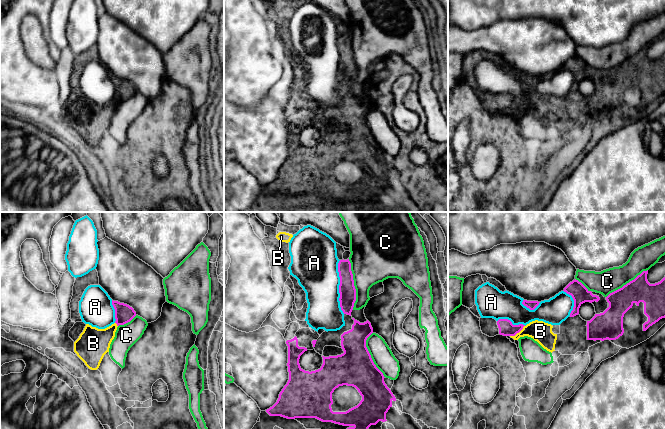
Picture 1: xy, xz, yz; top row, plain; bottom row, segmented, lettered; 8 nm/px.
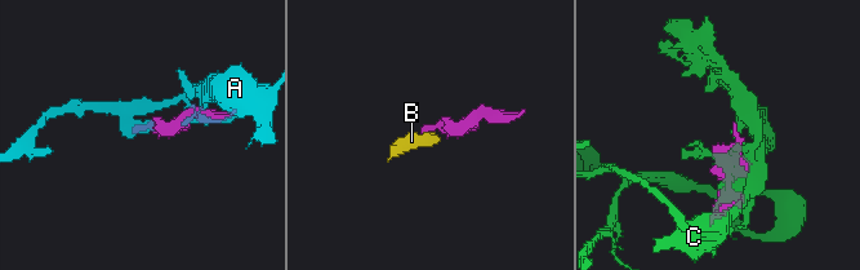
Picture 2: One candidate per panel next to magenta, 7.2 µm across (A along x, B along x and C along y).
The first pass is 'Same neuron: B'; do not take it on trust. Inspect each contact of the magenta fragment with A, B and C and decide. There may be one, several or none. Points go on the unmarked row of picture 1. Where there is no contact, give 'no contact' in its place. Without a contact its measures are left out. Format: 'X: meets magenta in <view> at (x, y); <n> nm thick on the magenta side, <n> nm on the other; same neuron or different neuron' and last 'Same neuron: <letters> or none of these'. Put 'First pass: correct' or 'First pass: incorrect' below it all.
A: meets magenta in xz at (339, 63); 130 nm thick on the magenta side, 360 nm on the other; different neuron
B: meets magenta in yz at (517, 108); 120 nm thick on the magenta side, 160 nm on the other; same neuron
C: meets magenta in xz at (353, 60); 130 nm thick on the magenta side, 360 nm on the other; different neuron
Same neuron: B
First pass: correct

